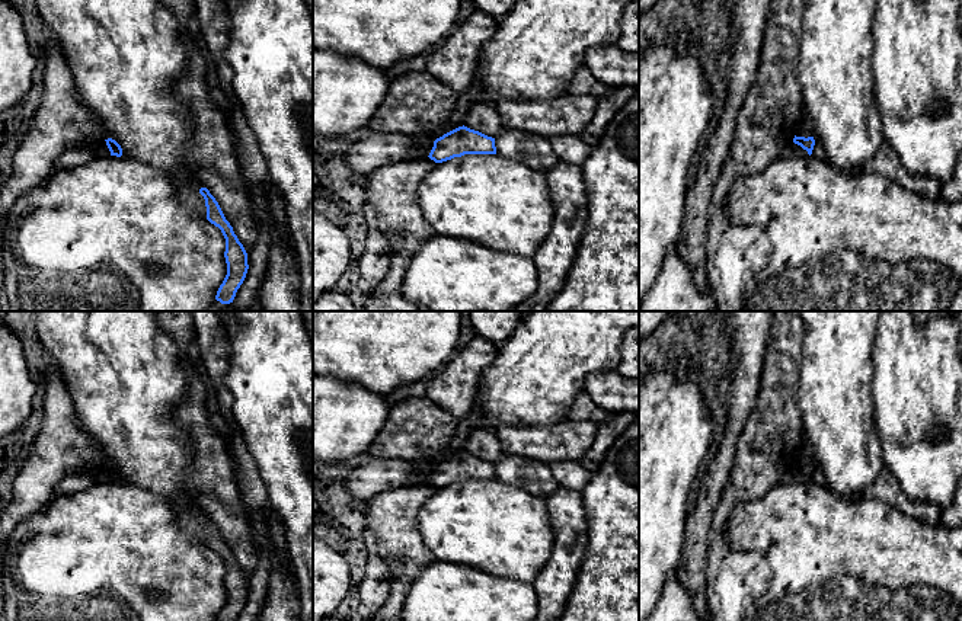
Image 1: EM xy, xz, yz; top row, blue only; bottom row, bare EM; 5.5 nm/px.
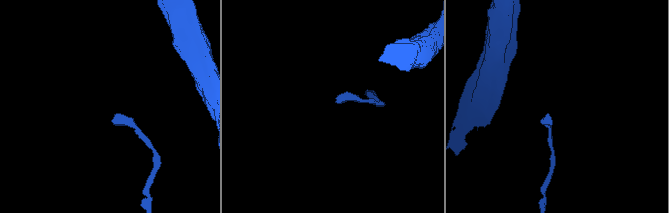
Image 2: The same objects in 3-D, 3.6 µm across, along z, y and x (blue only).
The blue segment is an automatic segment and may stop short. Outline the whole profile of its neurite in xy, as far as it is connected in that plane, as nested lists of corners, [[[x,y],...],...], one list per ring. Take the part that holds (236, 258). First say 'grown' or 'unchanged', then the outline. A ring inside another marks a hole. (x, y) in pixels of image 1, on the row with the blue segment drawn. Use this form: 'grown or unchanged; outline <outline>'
unchanged; outline [[[201,188],[199,193],[205,199],[207,220],[218,227],[226,239],[224,257],[227,263],[227,275],[217,291],[215,300],[221,304],[230,304],[246,278],[249,269],[247,253],[210,191],[207,188]]]

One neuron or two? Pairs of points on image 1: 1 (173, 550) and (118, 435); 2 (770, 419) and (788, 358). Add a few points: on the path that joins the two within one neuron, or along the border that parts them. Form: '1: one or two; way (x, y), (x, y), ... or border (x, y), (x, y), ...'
1: two; border (121, 482), (154, 492), (172, 511)
2: one; way (777, 405), (780, 373)

